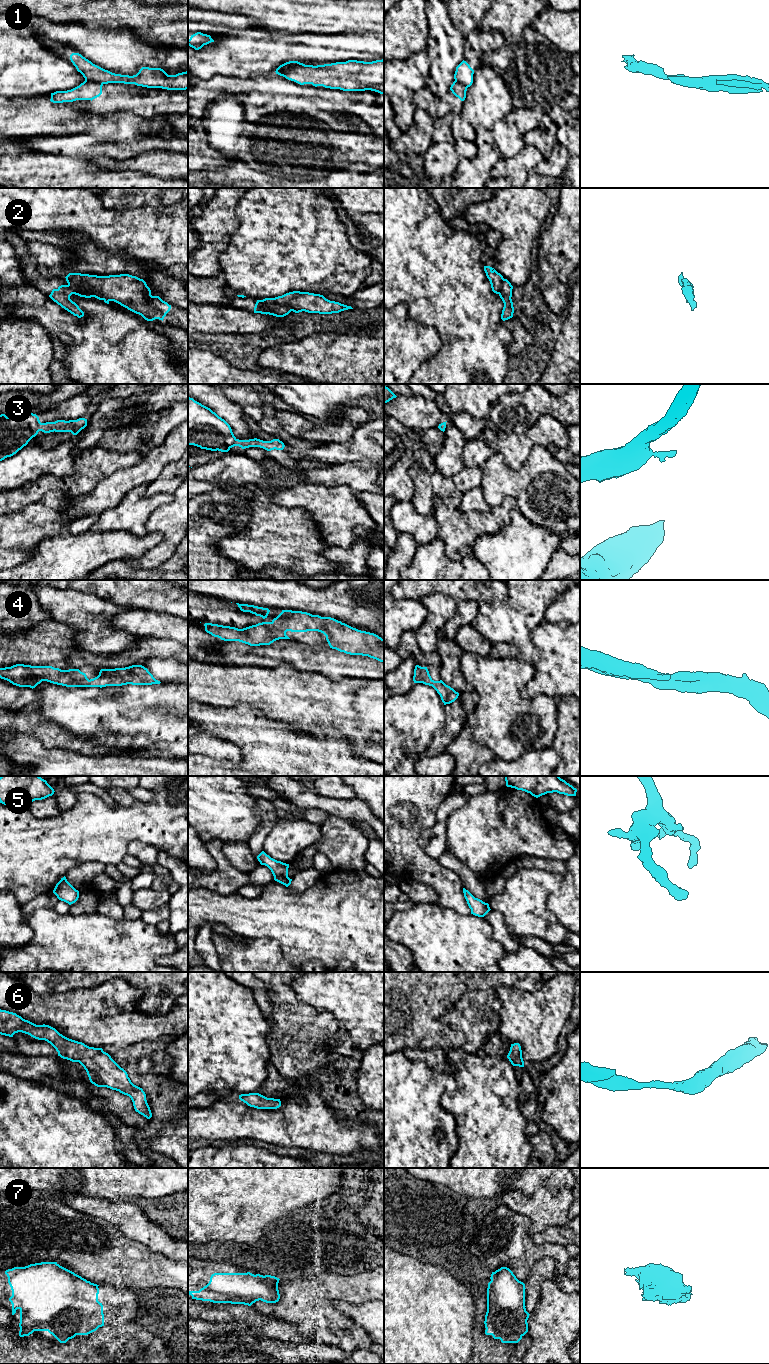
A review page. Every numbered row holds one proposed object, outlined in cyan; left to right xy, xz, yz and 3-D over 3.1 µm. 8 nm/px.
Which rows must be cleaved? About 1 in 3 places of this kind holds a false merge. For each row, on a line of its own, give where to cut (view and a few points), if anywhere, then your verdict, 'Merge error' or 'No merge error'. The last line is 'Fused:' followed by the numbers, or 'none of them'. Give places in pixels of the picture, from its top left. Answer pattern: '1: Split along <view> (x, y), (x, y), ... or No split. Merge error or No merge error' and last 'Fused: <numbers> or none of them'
1: Split along xz (299, 62), (277, 73). Merge error
2: Split along xz (260, 300), (269, 305), (281, 304), (291, 310). Merge error
3: Split along xy (41, 423), (39, 430). Merge error
4: No split. No merge error
5: No split. No merge error
6: No split. No merge error
7: No split. No merge error
Fused: 1, 2, 3

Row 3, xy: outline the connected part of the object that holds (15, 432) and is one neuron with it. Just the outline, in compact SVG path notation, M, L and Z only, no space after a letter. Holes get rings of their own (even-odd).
M19 411L13 417L0 415L0 461L21 450L40 431L41 422L36 414Z

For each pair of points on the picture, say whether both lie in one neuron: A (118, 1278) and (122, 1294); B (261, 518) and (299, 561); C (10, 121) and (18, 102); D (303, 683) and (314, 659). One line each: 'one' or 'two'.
A: two
B: one
C: one
D: two

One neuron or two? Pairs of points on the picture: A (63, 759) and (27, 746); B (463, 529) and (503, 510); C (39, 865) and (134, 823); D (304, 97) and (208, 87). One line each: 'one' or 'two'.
A: one
B: one
C: one
D: one

